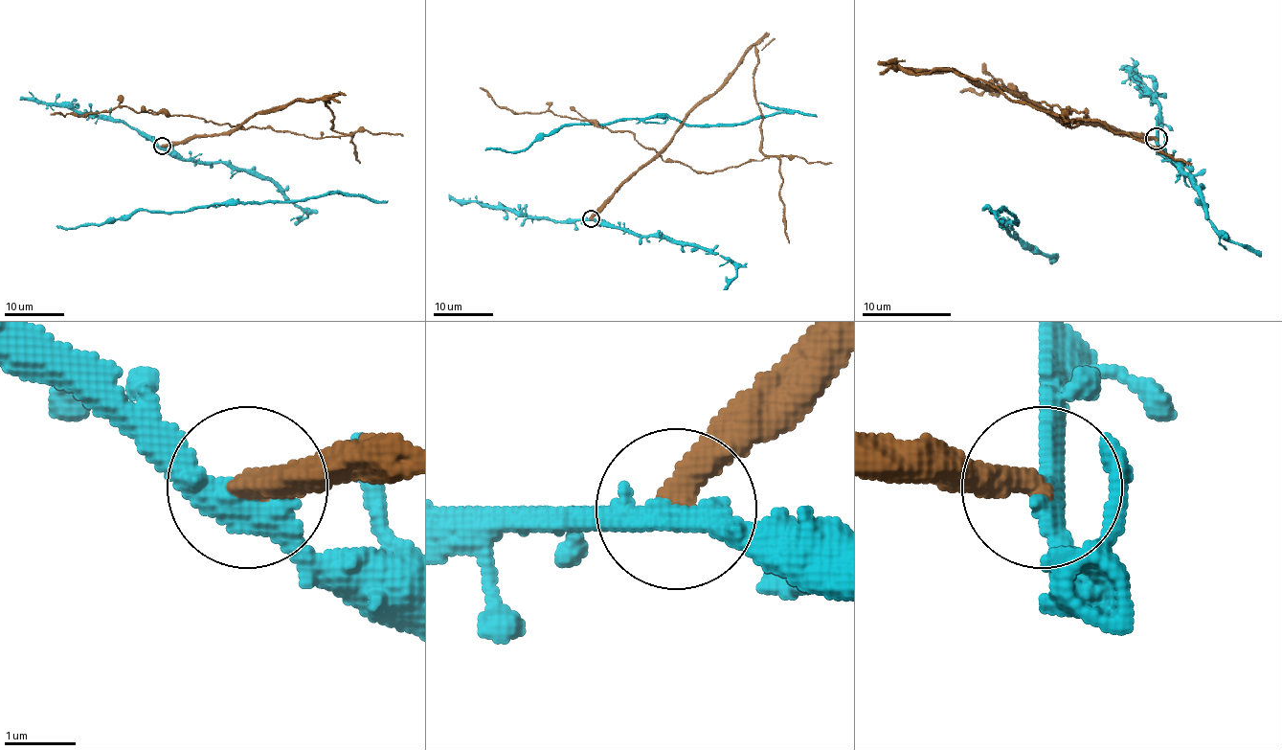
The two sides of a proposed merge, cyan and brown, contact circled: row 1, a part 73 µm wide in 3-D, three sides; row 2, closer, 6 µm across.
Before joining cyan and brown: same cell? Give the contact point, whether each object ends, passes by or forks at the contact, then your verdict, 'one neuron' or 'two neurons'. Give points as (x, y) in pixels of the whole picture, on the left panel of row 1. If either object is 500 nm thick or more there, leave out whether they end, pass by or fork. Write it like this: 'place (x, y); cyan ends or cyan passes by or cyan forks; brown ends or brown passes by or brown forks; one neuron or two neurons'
place (162, 146); cyan passes by; brown ends; two neurons

